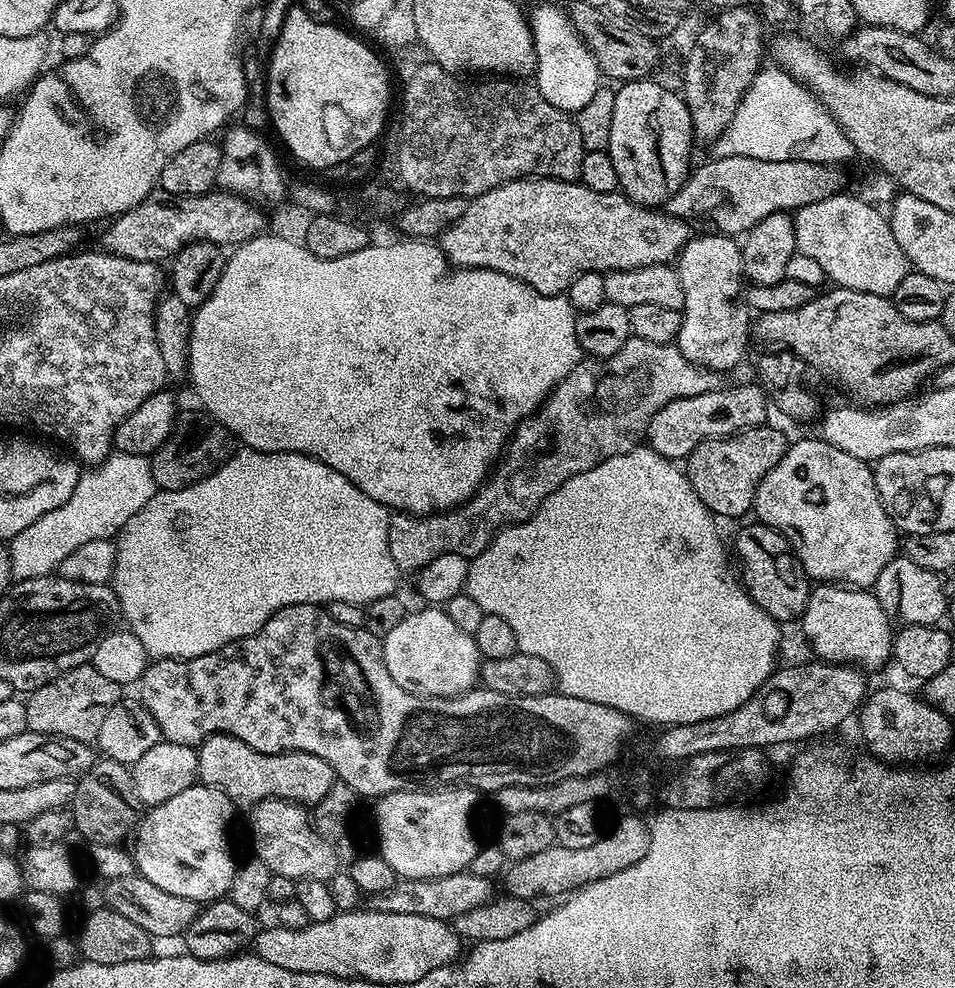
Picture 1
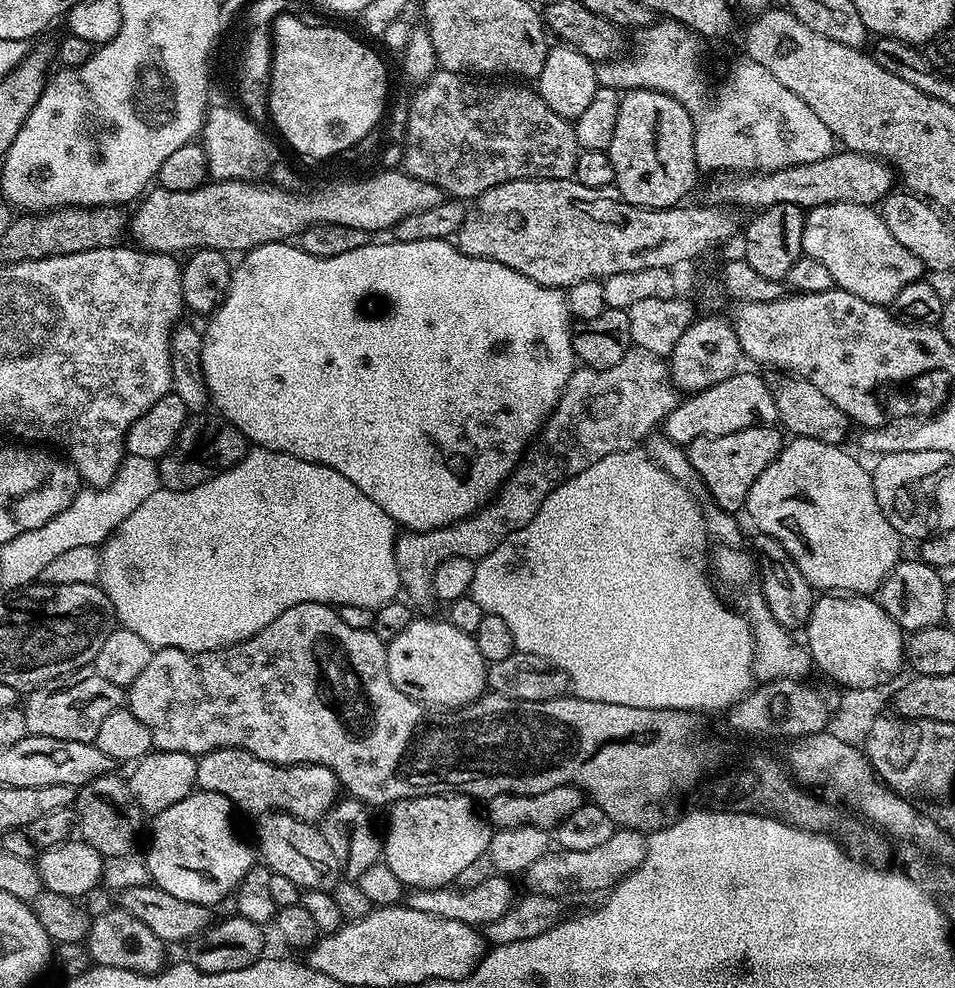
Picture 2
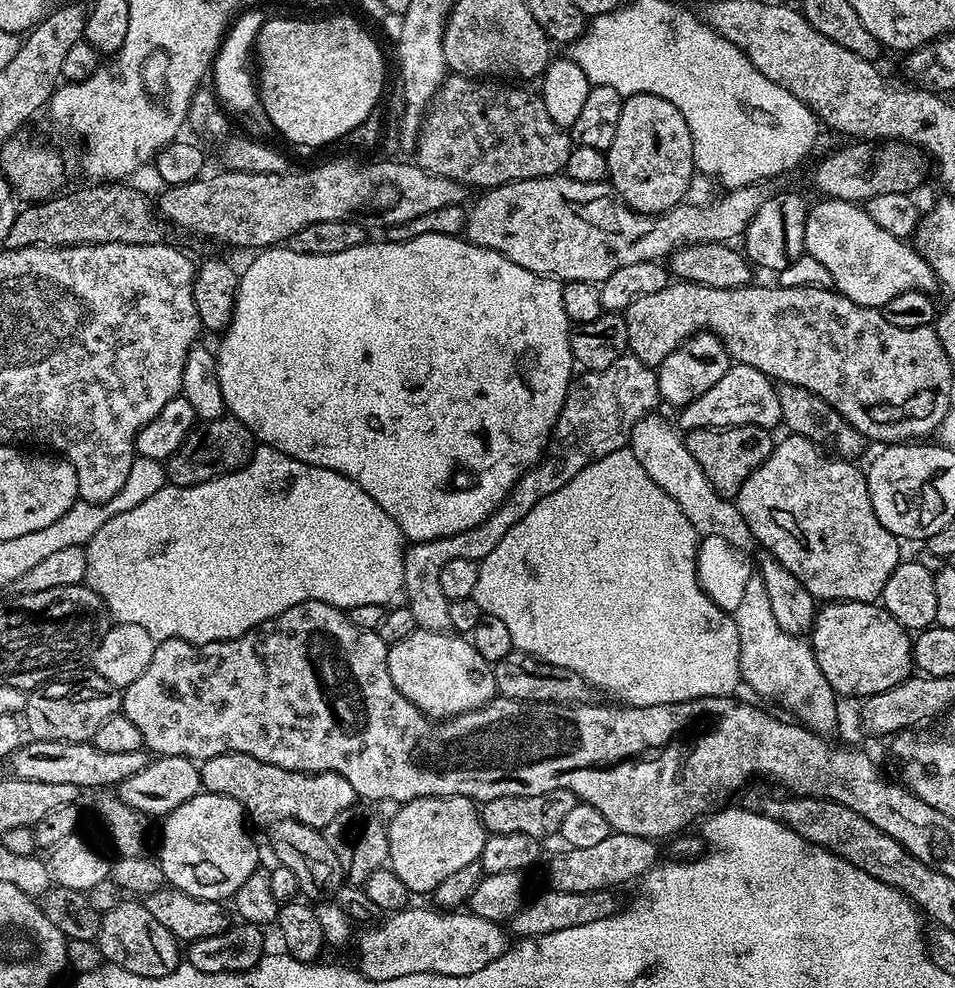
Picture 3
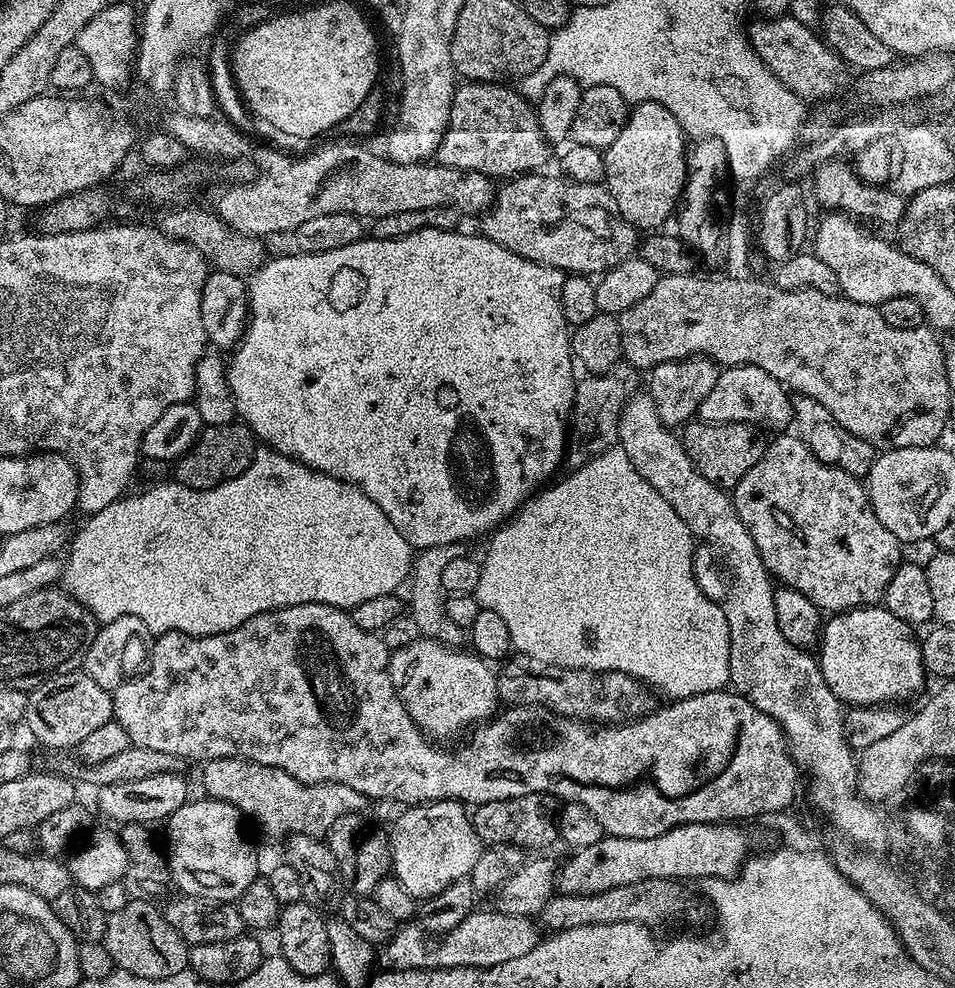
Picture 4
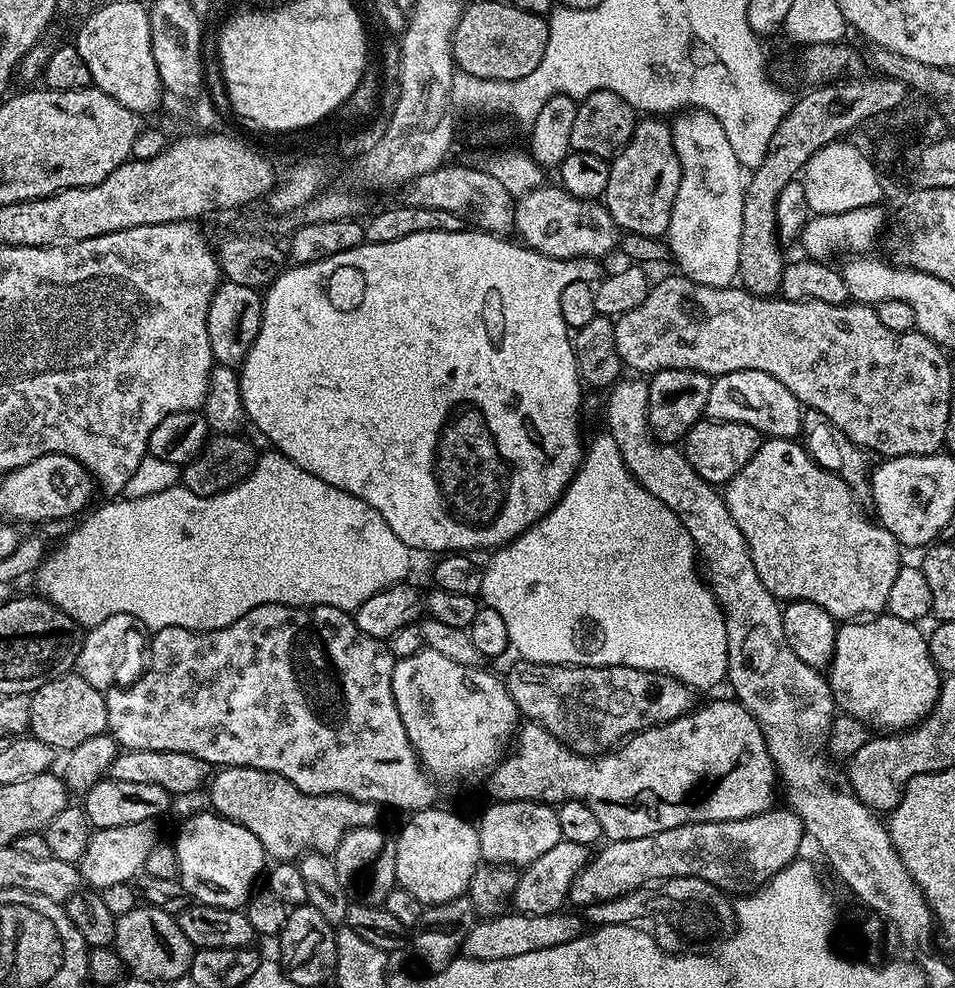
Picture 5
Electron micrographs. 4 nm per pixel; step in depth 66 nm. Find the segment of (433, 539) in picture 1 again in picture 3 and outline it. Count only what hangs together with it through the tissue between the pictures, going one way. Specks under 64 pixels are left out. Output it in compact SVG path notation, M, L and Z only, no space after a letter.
M625 354L614 362L614 366L601 372L581 371L568 386L546 455L512 487L507 500L499 504L481 524L462 530L462 534L412 542L405 552L403 549L402 596L408 599L405 600L406 607L410 614L414 614L416 627L431 632L447 632L452 628L450 602L438 587L440 571L446 562L454 558L483 562L486 554L490 554L492 548L498 546L502 538L508 536L508 531L516 527L519 520L524 520L542 498L554 496L574 478L574 474L587 472L598 458L617 455L627 445L633 426L649 413L655 413L656 404L660 403L656 368L644 364L637 356Z

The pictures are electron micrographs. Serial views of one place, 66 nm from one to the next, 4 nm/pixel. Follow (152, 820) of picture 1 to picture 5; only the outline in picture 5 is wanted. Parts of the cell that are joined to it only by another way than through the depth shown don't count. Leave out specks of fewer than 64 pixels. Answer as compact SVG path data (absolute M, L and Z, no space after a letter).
M207 811L190 817L181 826L180 837L174 841L180 885L193 901L219 908L243 909L257 887L256 879L259 876L261 879L265 871L264 847L250 830L246 830L246 826L225 820L215 811Z

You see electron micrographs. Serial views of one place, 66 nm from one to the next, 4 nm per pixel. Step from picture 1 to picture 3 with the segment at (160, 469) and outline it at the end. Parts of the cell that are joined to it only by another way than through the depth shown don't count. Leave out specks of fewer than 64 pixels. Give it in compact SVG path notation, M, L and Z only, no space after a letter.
M221 418L197 423L191 434L178 446L178 450L166 461L167 483L179 488L198 486L219 476L237 472L250 462L258 441L245 424L235 418Z

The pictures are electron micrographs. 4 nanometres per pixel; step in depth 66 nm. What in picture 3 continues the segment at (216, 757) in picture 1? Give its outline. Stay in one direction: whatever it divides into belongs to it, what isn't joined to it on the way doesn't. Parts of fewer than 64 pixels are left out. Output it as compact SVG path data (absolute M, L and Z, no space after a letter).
M218 754L199 765L203 791L234 798L245 813L256 820L297 820L311 828L323 830L342 810L353 807L358 797L354 786L333 772L295 772L262 762L250 754Z

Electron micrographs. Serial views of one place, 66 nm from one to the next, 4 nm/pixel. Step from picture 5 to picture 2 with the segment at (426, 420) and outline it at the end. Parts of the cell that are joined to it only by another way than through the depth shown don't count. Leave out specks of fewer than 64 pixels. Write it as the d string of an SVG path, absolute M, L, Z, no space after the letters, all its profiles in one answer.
M447 240L387 243L376 244L376 242L370 242L358 250L350 250L350 254L338 254L338 258L314 258L303 252L300 247L292 242L263 244L243 253L241 260L244 261L237 268L235 265L231 269L228 291L224 294L224 300L218 305L216 311L207 317L208 325L202 328L200 369L204 371L204 384L208 388L208 399L211 407L225 420L232 423L255 447L266 448L270 452L285 452L288 456L293 456L299 460L338 470L338 474L350 478L350 482L354 482L354 486L358 486L358 490L362 490L362 494L366 494L366 498L378 502L378 506L382 506L382 510L386 510L389 521L393 525L401 524L399 526L401 529L410 532L429 532L430 530L438 530L442 526L450 526L459 520L466 520L468 517L473 516L477 510L483 508L489 500L495 497L500 490L500 485L508 479L508 475L514 471L516 465L529 451L534 437L543 428L544 421L555 412L556 403L560 401L560 394L568 385L568 379L571 378L574 369L577 367L577 358L572 353L573 321L569 317L568 302L565 293L561 289L542 286L538 282L526 278L526 274L518 274L518 270L510 270L510 266L502 266L502 262L467 256L466 253L461 252L456 247L455 243Z

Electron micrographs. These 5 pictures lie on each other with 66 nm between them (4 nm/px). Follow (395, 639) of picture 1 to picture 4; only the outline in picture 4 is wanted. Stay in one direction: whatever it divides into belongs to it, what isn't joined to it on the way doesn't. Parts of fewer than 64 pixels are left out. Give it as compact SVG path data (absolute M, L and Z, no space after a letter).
M423 638L392 652L388 661L388 673L402 706L429 738L456 736L467 724L487 721L497 711L497 673L488 668L491 667L471 651L447 648Z

